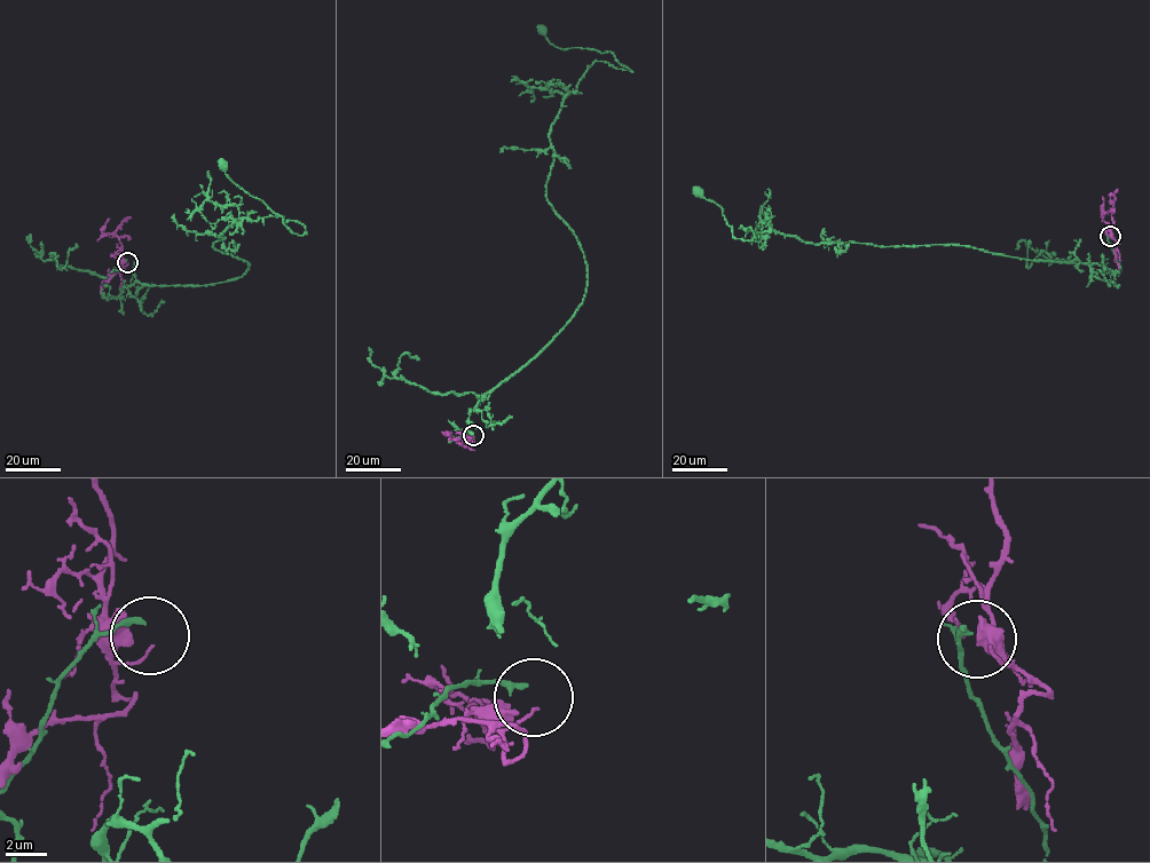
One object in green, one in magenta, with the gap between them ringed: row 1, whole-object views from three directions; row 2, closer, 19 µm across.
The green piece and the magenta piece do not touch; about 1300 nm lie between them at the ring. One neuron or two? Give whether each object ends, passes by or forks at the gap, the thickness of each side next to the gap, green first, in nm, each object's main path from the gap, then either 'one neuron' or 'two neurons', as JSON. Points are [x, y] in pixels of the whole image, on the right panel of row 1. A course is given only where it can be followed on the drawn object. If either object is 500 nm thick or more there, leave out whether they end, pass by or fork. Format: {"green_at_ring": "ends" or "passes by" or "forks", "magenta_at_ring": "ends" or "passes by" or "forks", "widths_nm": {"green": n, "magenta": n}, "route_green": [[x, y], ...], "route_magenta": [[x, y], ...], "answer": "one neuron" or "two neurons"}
{"green_at_ring": "ends", "magenta_at_ring": "ends", "widths_nm": {"green": 300, "magenta": 110}, "route_green": [[1109, 235], [1118, 274], [1078, 260], [810, 243], [741, 226], [754, 232], [749, 242], [696, 192]], "route_magenta": [[1111, 237], [1115, 239], [1113, 211], [1103, 211], [1103, 197]], "answer": "two neurons"}

